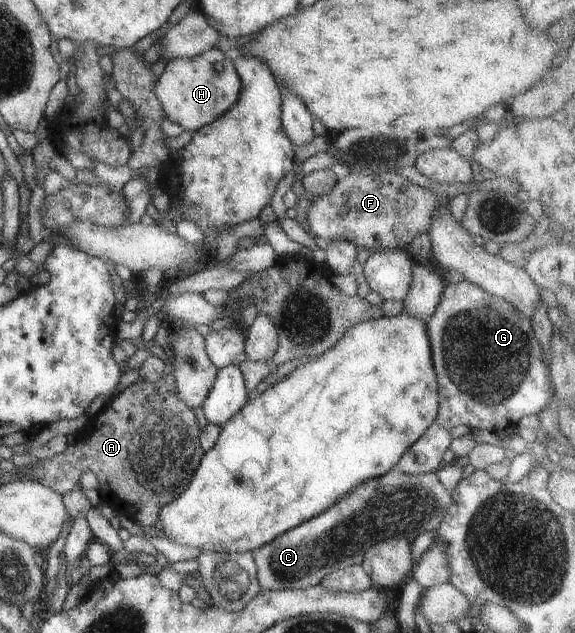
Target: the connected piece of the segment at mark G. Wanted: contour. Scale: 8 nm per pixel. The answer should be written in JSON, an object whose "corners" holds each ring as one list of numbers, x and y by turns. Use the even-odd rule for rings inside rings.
{"corners":[[464,279,460,282,446,283,445,290,441,294,441,300,437,304,437,308,431,318,426,320,427,334,429,334,429,344,431,344,431,360,435,367,435,374,437,374,437,382,439,383,439,410,437,418,434,421,435,424,451,430,456,426,465,424,465,426,471,429,488,430,489,432,497,432,497,430,505,430,509,426,516,426,517,422,523,418,523,416,531,416,531,414,538,414,545,406,549,406,551,398,554,398,554,384,550,377,550,372,543,362,543,348,536,336,536,332,533,330,532,320,525,318,515,306,511,306,507,300,499,298,489,294,486,290,483,290,480,286,477,286,469,279]]}

